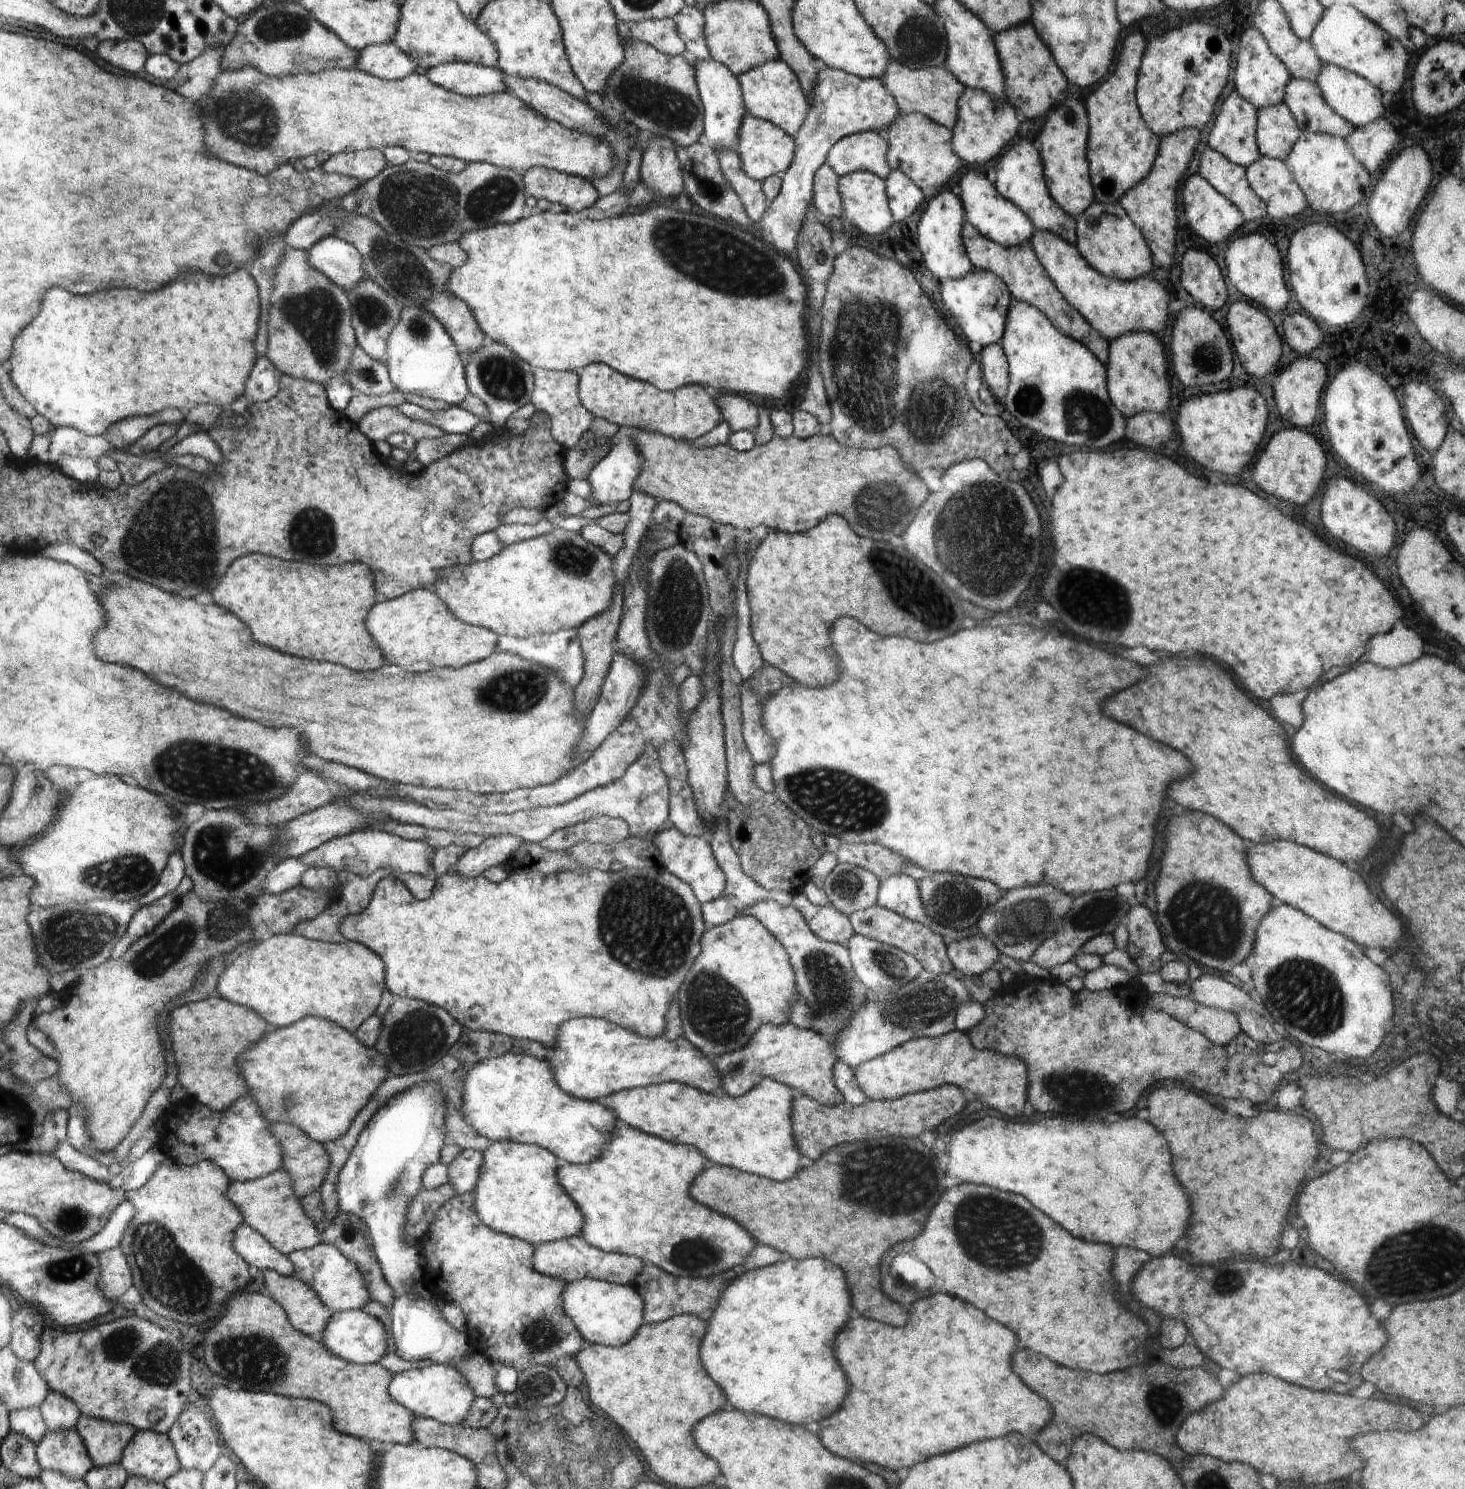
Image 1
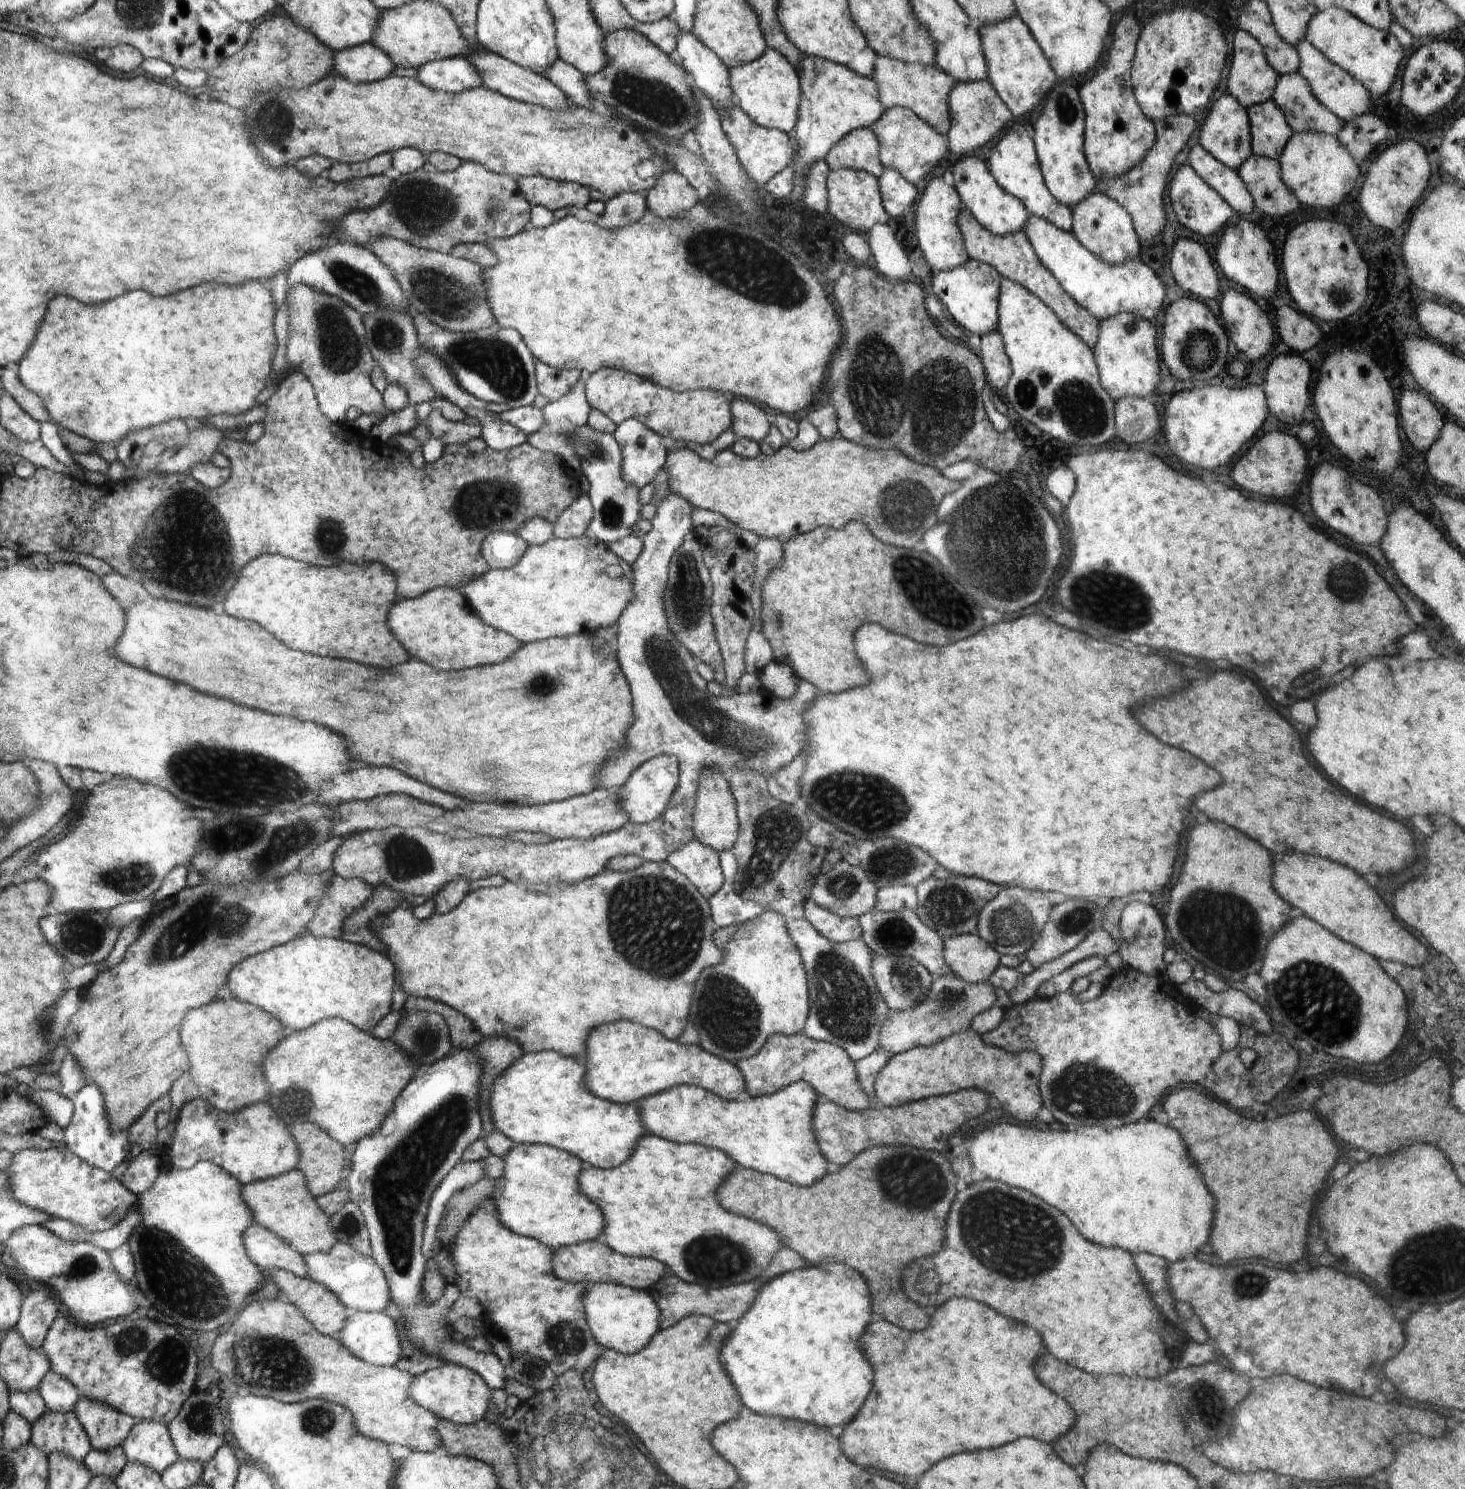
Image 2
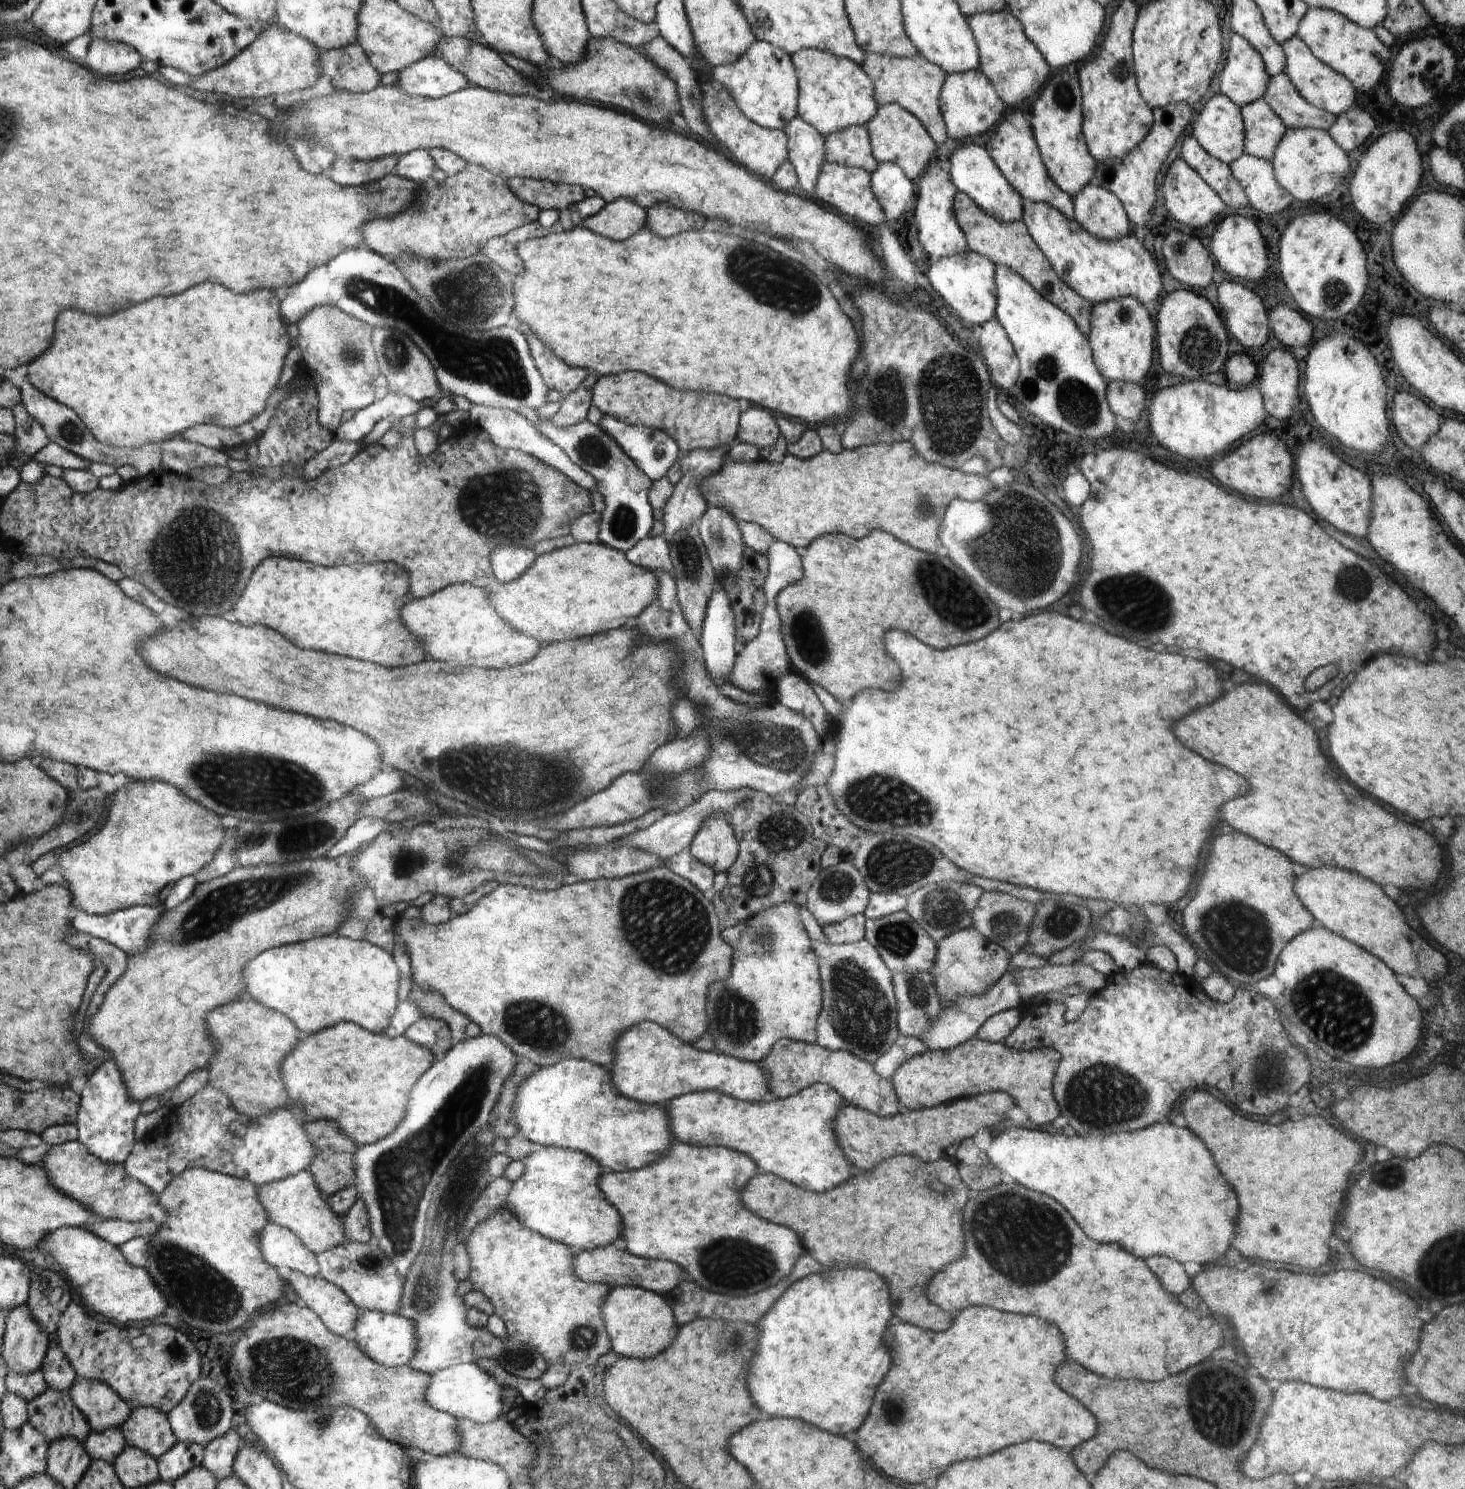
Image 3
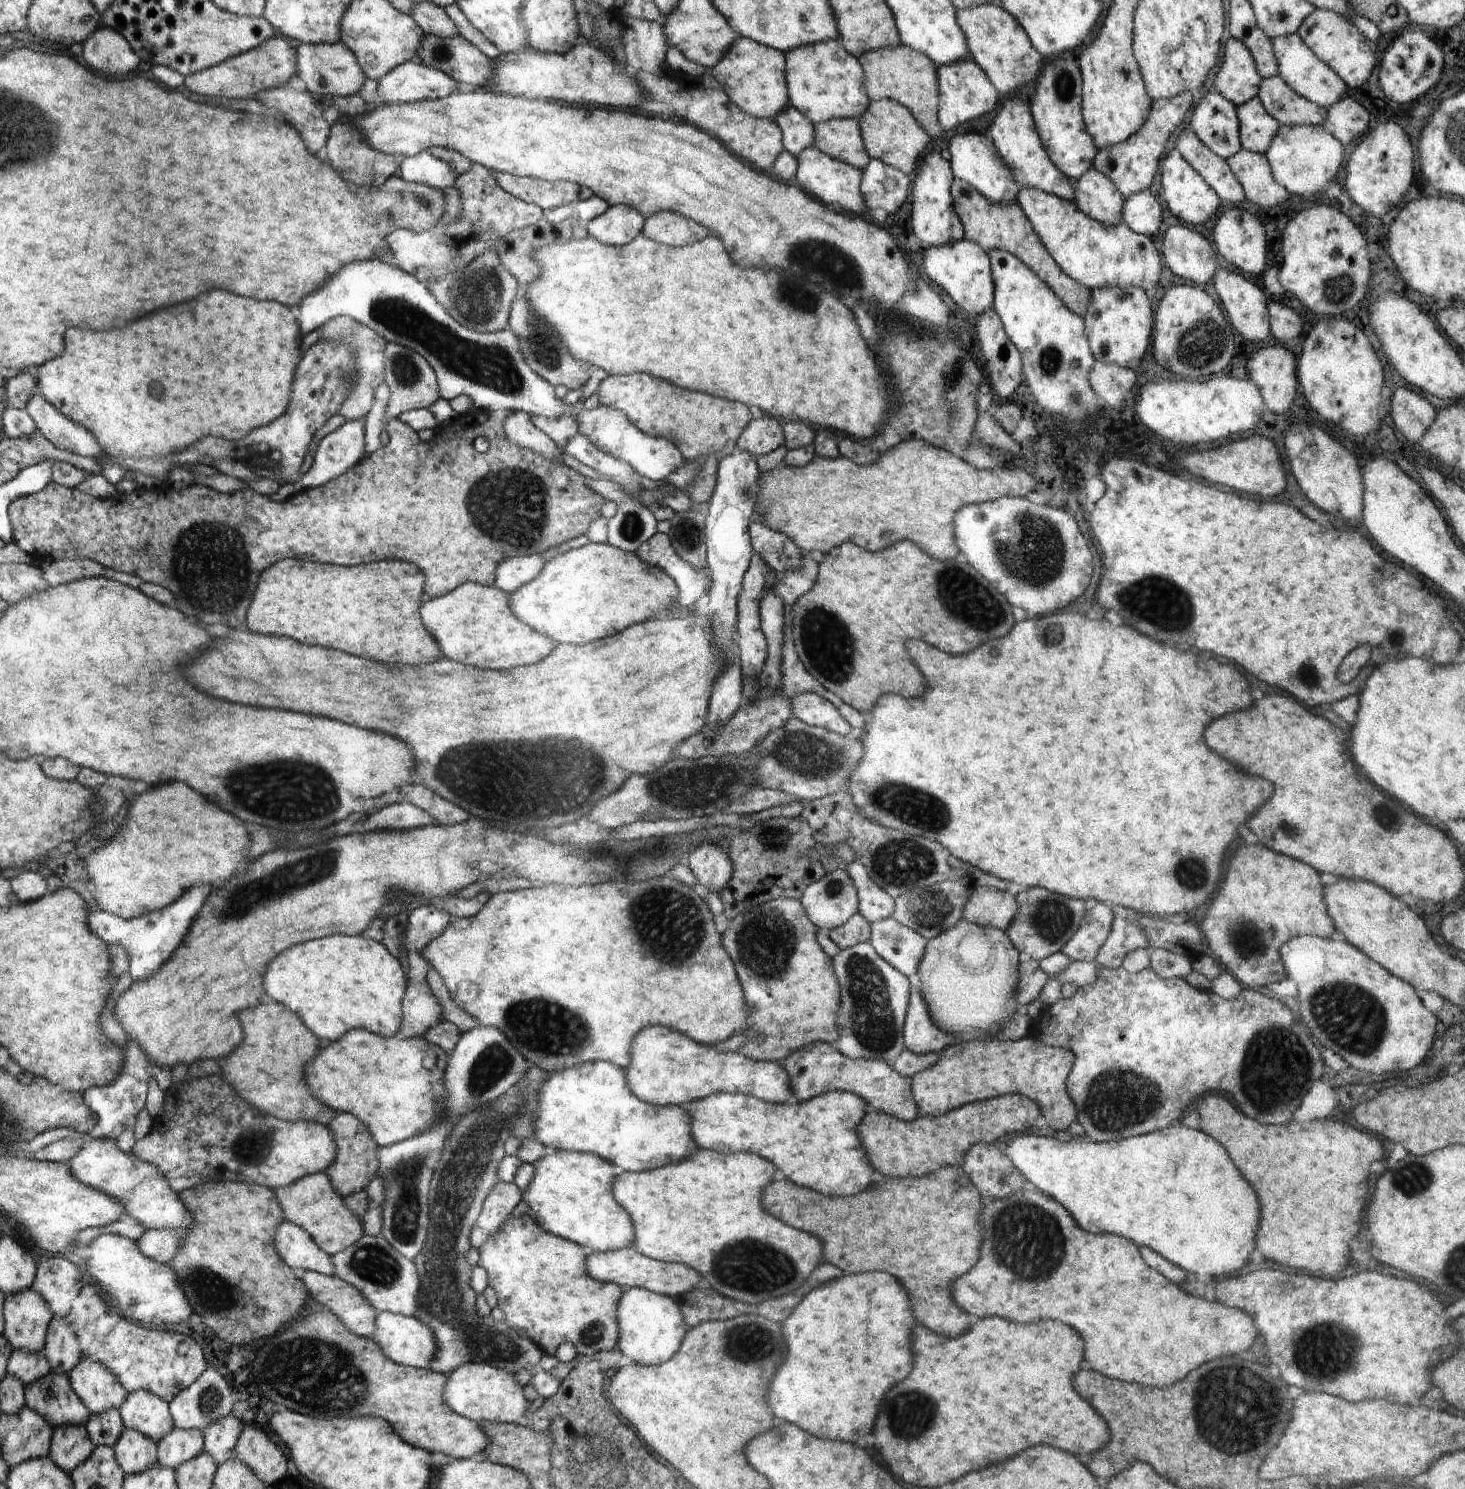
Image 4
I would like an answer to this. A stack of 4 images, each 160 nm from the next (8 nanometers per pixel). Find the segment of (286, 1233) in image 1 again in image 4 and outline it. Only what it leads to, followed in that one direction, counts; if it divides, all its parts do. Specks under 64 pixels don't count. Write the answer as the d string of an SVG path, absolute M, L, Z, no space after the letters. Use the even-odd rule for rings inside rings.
M326 1172L306 1175L288 1187L273 1189L283 1212L285 1221L300 1225L309 1232L320 1248L331 1257L345 1248L352 1247L358 1239L362 1238L366 1230L363 1228L362 1218L359 1218L346 1206L343 1197L334 1190L331 1178Z

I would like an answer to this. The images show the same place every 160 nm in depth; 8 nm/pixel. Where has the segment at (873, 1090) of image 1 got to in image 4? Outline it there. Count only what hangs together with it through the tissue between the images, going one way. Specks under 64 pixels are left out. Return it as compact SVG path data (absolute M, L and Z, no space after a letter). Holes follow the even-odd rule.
M999 1035L991 1040L958 1040L942 1050L934 1066L911 1078L913 1099L920 1116L937 1117L968 1103L1007 1094L1022 1095L1039 1106L1049 1128L1067 1130L1077 1120L1077 1108L1065 1081L1074 1059L1070 1049L1046 1045L1030 1036L1018 1040Z

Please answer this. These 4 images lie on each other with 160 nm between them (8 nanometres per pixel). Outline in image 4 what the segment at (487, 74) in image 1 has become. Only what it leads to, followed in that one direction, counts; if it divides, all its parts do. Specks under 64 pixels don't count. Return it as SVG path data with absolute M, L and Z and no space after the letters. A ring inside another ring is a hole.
M416 60L405 61L394 67L388 75L384 75L378 82L377 92L374 95L376 100L384 104L416 103L423 100L438 100L445 96L452 95L458 83L452 76L446 73L426 67Z

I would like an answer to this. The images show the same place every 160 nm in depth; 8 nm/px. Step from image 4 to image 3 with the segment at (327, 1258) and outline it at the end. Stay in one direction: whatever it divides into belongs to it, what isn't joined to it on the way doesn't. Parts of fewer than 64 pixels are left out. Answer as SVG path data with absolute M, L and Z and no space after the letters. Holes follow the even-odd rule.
M270 1222L266 1228L266 1236L262 1236L262 1252L266 1252L266 1260L276 1268L286 1266L287 1269L306 1273L306 1276L320 1275L321 1266L314 1254L301 1238L289 1228L276 1226Z

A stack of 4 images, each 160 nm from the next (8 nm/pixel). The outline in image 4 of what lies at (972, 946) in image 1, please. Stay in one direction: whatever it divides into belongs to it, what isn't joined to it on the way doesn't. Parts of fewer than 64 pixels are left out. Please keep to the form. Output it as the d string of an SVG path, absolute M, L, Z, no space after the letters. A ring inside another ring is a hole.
M964 918L952 928L927 940L917 974L922 982L919 991L935 1026L966 1041L997 1037L1005 1024L1022 1010L1016 998L1020 958L1019 950L1006 931L990 926L983 927ZM970 932L974 934L974 938L978 934L980 946L984 944L984 938L990 944L990 956L984 968L966 968L960 960L958 950L962 938Z

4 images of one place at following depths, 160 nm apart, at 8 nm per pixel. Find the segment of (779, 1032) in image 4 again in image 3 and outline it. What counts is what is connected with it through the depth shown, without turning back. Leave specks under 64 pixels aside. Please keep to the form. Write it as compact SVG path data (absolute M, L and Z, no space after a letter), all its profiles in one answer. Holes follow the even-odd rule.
M787 902L779 904L765 911L759 912L753 916L750 916L745 921L738 921L730 923L726 928L721 929L721 937L732 947L732 972L730 972L730 978L726 982L714 982L714 996L708 998L708 1008L706 1008L707 1016L710 1016L710 1020L714 1020L714 1028L708 1028L708 1034L714 1037L715 1052L720 1052L726 1056L736 1057L740 1060L750 1061L751 1063L761 1063L774 1044L780 1039L794 1039L795 1041L804 1041L805 1043L816 1043L817 1037L817 1020L822 1008L822 983L819 973L819 958L813 951L812 940L809 934L804 928L800 913L799 905L796 903Z

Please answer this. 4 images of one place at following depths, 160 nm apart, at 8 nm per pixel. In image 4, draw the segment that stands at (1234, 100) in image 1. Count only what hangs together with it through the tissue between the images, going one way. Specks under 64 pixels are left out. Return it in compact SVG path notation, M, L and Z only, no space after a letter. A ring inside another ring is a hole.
M1213 89L1197 104L1190 127L1202 144L1223 159L1242 149L1237 107Z

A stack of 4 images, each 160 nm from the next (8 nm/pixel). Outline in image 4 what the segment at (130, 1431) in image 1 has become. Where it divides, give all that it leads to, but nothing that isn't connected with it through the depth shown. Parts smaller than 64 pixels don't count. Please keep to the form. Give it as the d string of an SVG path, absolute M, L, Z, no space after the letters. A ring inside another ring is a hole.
M81 1356L68 1376L75 1392L94 1415L113 1408L120 1410L130 1393L110 1368L90 1357Z

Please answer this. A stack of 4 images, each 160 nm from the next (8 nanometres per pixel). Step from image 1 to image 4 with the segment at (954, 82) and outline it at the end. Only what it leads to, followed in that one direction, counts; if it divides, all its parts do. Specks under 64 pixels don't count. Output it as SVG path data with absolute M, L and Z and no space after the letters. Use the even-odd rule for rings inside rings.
M900 43L893 47L877 48L863 52L858 58L863 70L863 88L870 101L892 99L912 113L920 128L932 136L940 136L943 128L937 117L939 88L936 65L926 53Z

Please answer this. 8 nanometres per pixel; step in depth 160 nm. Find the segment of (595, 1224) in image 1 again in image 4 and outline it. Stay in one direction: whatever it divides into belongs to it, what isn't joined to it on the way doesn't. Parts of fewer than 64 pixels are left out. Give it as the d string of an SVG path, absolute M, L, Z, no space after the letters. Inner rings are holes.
M696 1150L698 1152L690 1160L682 1160L682 1164L670 1164L640 1174L622 1172L618 1176L614 1196L618 1196L618 1204L622 1204L622 1208L634 1216L634 1224L638 1224L638 1244L634 1244L634 1248L659 1261L690 1264L690 1268L698 1268L698 1272L706 1276L708 1282L702 1281L711 1291L748 1304L786 1295L805 1283L824 1260L823 1244L817 1236L782 1224L760 1206L760 1194L766 1184L771 1184L776 1172L774 1164L747 1152Z

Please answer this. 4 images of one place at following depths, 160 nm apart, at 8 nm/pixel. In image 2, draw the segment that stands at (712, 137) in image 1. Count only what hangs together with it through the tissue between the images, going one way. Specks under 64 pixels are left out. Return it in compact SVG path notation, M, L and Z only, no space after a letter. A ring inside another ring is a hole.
M680 28L675 50L692 84L712 99L719 112L728 105L732 106L734 100L728 84L729 68L715 52L704 46L693 33Z

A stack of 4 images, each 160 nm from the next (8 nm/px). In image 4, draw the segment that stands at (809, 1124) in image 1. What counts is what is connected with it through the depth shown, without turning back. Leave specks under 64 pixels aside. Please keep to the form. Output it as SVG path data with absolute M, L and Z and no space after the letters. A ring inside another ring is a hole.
M1007 1094L968 1103L937 1117L918 1116L911 1121L869 1109L858 1130L874 1170L886 1176L923 1177L948 1165L960 1167L973 1144L994 1143L1010 1132L1021 1134L1032 1131L1034 1122L1040 1116L1041 1110L1033 1100Z

